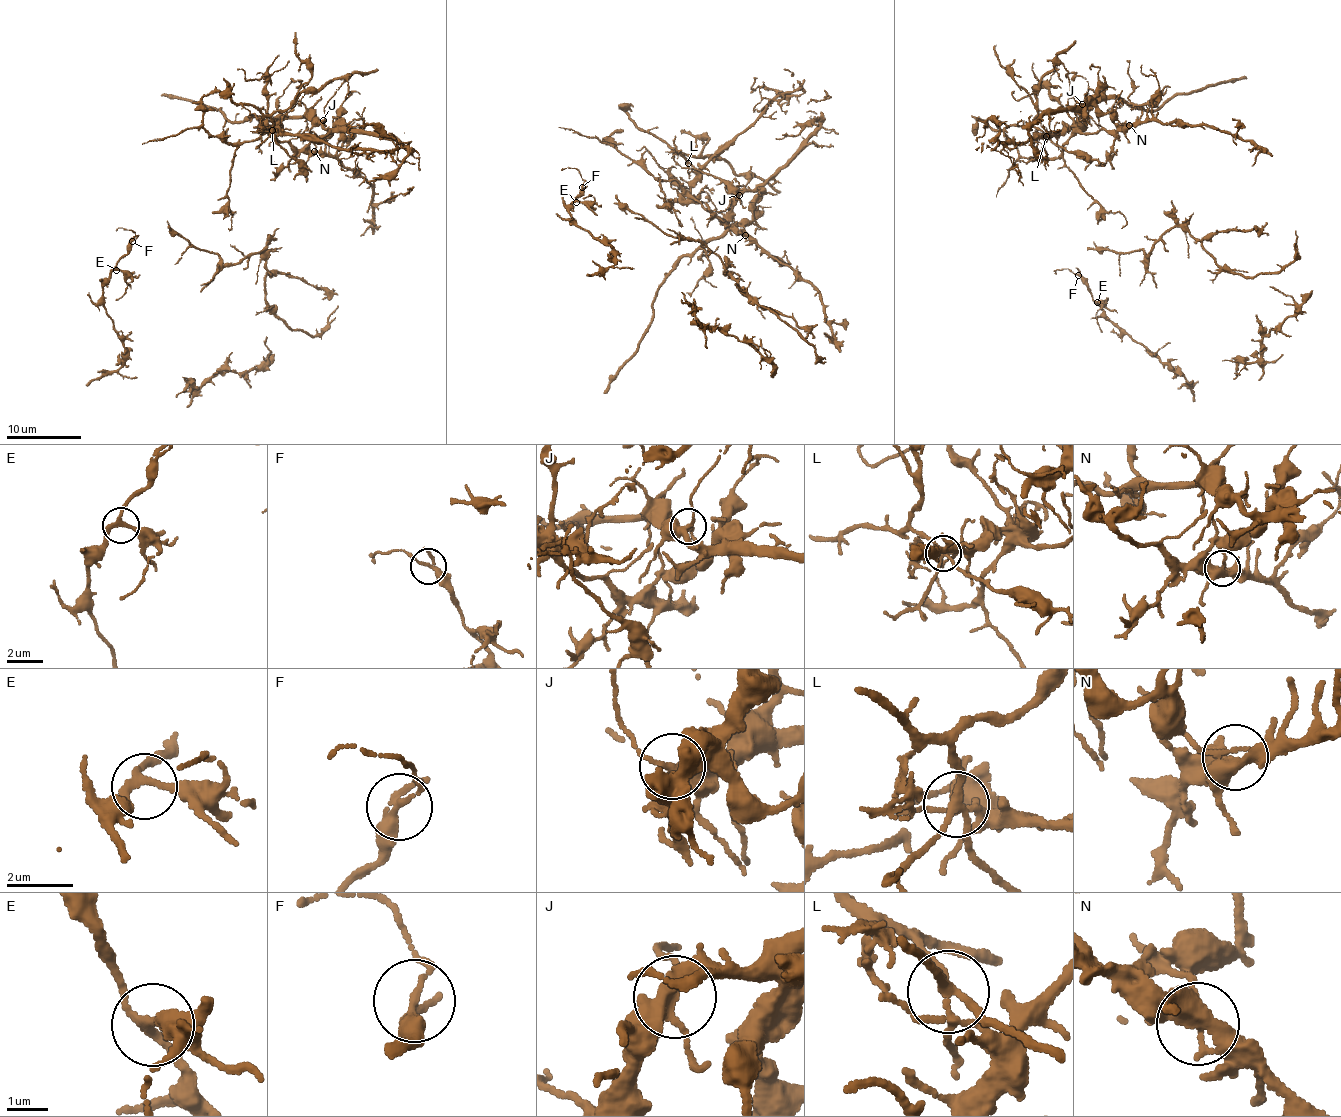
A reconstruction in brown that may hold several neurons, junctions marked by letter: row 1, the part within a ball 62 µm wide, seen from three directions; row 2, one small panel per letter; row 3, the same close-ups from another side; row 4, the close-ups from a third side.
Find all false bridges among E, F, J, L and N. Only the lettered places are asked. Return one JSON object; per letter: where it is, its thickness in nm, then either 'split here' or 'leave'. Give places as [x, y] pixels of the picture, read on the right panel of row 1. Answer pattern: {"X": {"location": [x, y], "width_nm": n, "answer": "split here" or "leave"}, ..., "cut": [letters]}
{"E": {"location": [1097, 302], "width_nm": 200, "answer": "leave"}, "F": {"location": [1078, 275], "width_nm": 200, "answer": "leave"}, "J": {"location": [1082, 104], "width_nm": 320, "answer": "leave"}, "L": {"location": [1046, 136], "width_nm": 200, "answer": "split here"}, "N": {"location": [1129, 125], "width_nm": 360, "answer": "split here"}, "cut": ["L", "N"]}

